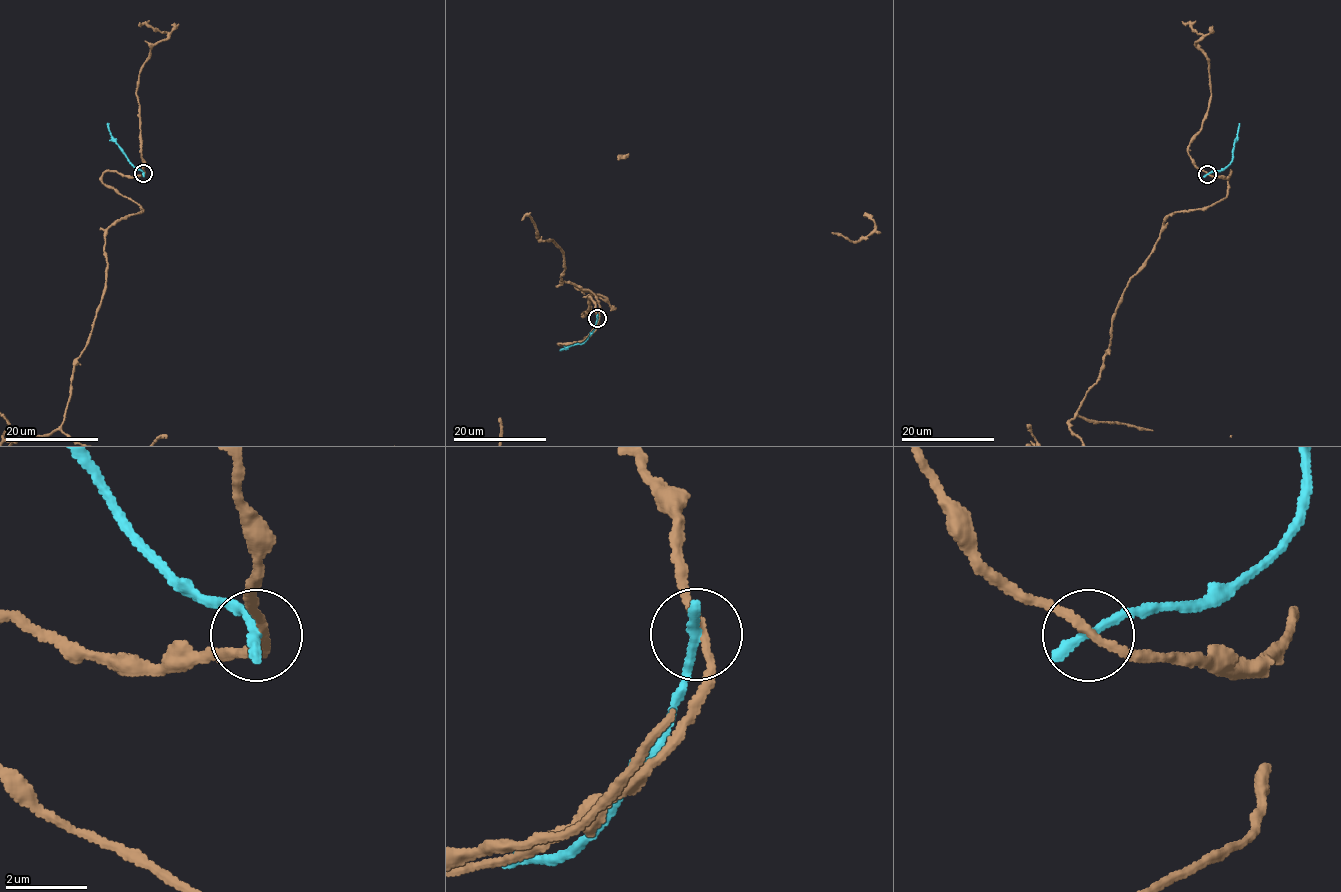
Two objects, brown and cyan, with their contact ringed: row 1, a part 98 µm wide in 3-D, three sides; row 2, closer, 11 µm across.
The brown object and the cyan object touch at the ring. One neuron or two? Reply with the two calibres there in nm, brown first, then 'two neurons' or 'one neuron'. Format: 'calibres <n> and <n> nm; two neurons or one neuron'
calibres 200 and 320 nm; two neurons

